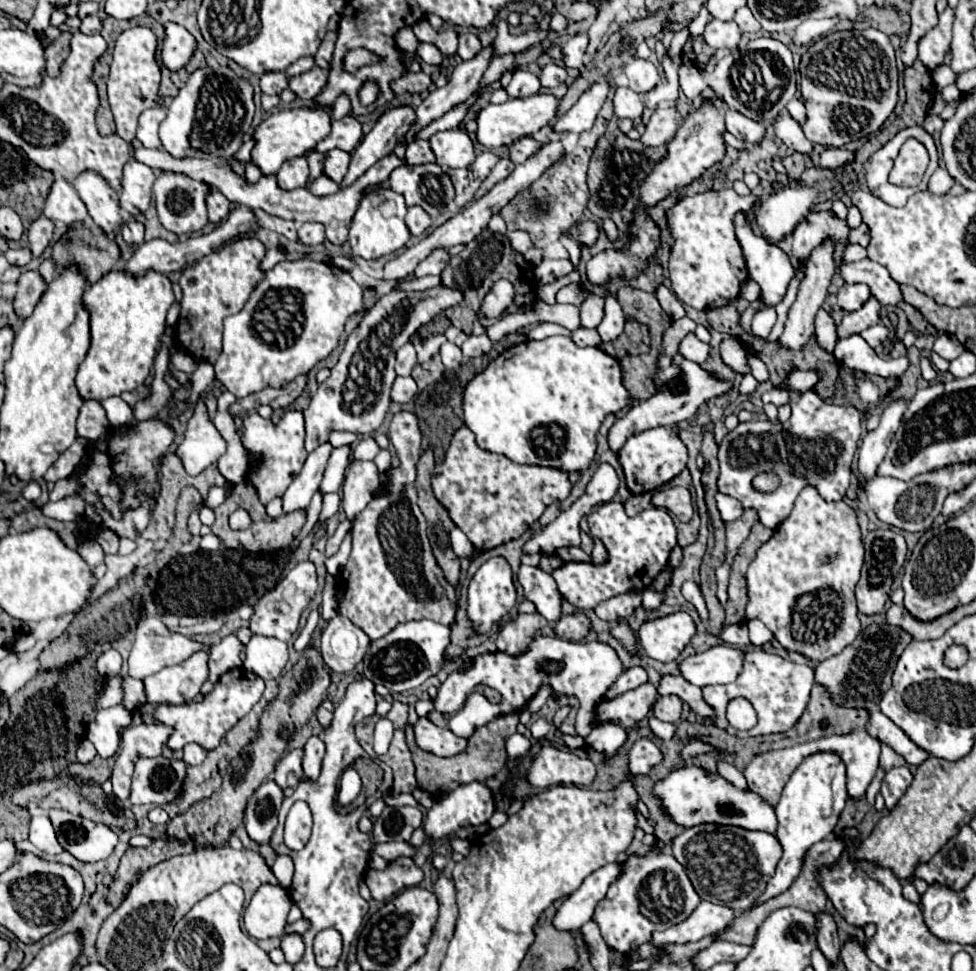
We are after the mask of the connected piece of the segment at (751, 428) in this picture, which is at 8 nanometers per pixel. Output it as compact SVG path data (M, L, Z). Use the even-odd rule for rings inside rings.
M813 390L807 394L795 394L791 398L791 418L785 424L771 424L769 420L749 420L741 422L733 432L725 436L725 440L719 446L719 492L737 498L743 508L753 508L757 510L759 522L767 528L777 528L793 510L795 498L799 496L801 488L807 484L819 486L819 494L827 502L837 502L845 498L845 492L851 482L851 462L853 454L857 450L857 440L861 438L861 414L853 406L837 406L837 404L827 404L823 402ZM763 470L773 470L781 476L781 486L777 488L775 494L759 494L753 490L751 480L757 472Z

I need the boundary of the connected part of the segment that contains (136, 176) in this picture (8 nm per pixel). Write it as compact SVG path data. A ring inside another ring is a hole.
M129 160L123 166L119 206L131 216L139 216L149 208L151 188L155 182L155 172L137 160Z

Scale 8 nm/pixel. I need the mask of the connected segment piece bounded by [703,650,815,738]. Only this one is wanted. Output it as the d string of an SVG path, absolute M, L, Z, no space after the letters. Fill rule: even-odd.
M755 650L745 654L743 658L743 670L737 676L735 682L731 684L723 684L723 686L705 686L703 688L703 698L707 700L707 704L711 704L715 708L715 726L727 730L733 736L761 736L761 734L777 734L777 732L787 732L791 730L797 720L801 718L801 714L805 712L805 706L809 702L809 694L813 688L815 680L813 680L813 668L807 664L797 664L791 660L785 660L777 654L769 654L763 650ZM733 698L745 698L751 702L751 706L755 708L759 722L753 730L747 732L739 732L737 728L729 726L727 722L727 704Z

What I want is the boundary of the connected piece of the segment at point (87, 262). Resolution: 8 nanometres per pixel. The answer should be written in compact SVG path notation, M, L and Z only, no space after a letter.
M71 226L53 244L53 260L57 266L63 266L63 262L71 262L71 258L75 258L75 262L83 262L83 266L87 266L87 280L95 282L107 274L107 270L113 270L117 266L121 260L121 250L115 238L109 238L107 234L95 236L83 226Z

